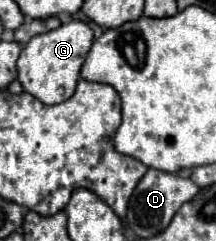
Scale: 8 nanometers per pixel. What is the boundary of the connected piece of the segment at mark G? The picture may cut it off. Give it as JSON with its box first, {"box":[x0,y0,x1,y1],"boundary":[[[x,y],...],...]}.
{"box":[17,21,93,105],"boundary":[[[83,21],[63,23],[61,27],[35,35],[21,51],[17,59],[17,79],[27,93],[37,97],[45,105],[55,105],[69,99],[75,93],[81,65],[93,45],[93,31]]]}

